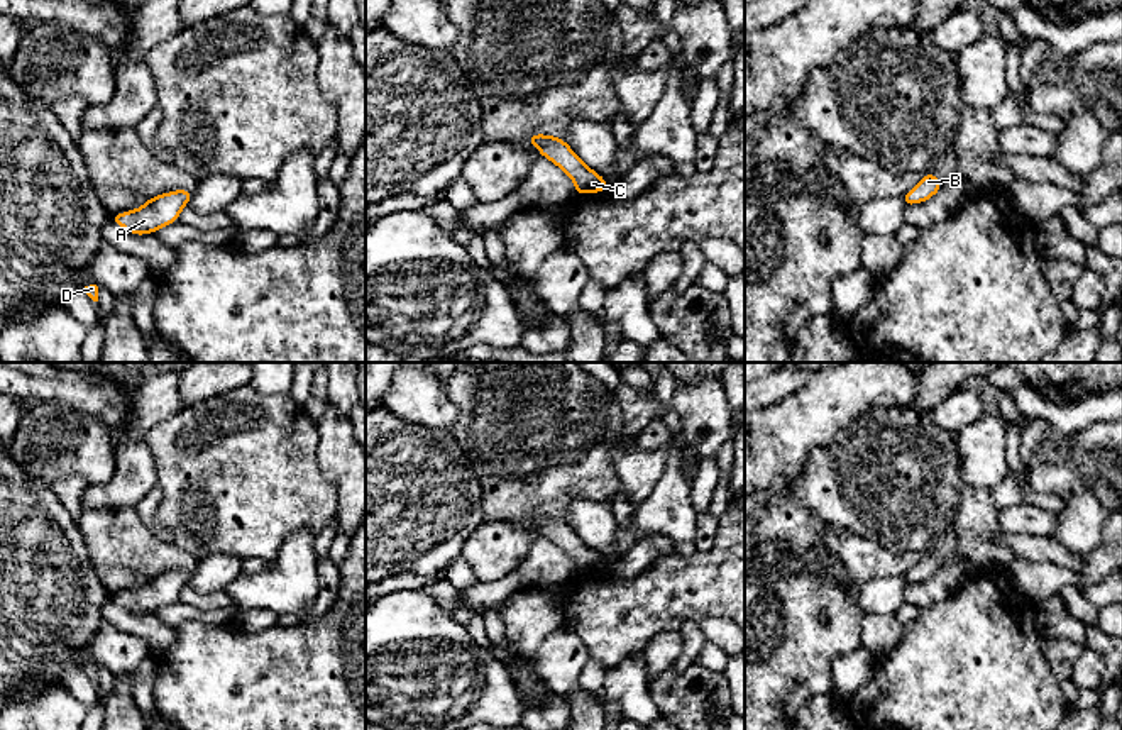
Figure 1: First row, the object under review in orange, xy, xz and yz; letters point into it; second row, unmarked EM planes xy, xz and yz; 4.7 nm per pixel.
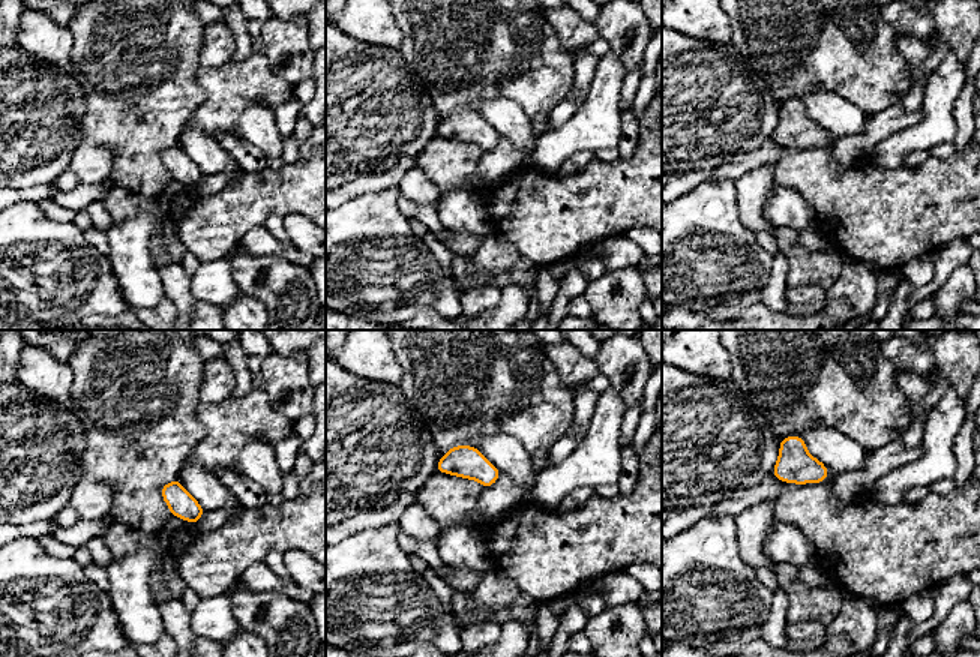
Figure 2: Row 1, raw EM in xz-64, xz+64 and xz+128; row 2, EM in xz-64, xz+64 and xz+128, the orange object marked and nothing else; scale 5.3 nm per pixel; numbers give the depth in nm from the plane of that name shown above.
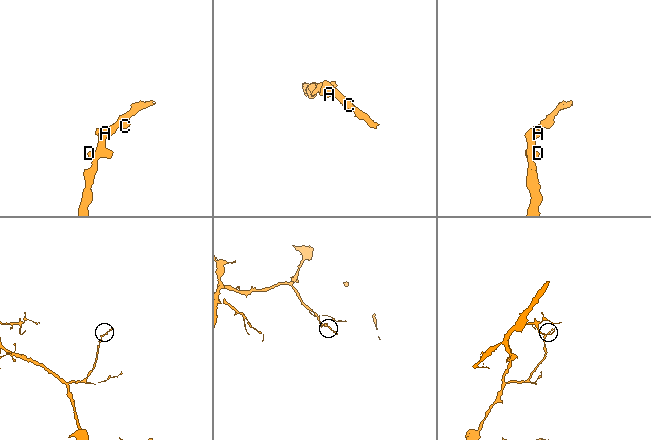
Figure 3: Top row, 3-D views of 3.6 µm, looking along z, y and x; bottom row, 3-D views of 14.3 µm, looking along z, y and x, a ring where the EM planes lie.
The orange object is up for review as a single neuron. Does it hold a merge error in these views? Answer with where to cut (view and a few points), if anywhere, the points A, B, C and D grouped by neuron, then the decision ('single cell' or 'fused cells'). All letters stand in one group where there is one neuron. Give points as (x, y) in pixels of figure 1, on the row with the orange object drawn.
cut none; groups A B C D; single cell

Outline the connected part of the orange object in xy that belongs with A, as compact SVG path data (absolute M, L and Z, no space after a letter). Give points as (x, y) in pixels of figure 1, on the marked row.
M174 190L151 196L142 207L117 213L110 220L135 235L154 234L179 220L181 210L190 203L191 190Z

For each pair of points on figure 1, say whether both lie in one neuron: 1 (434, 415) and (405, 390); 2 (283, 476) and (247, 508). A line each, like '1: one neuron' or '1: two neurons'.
1: one neuron
2: one neuron

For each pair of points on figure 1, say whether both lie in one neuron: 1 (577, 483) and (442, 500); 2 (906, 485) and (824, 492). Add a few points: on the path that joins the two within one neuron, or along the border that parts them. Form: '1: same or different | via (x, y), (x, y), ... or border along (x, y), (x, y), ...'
1: different | border along (466, 458), (479, 481), (479, 508), (484, 519)
2: same | via (885, 485), (845, 485)

